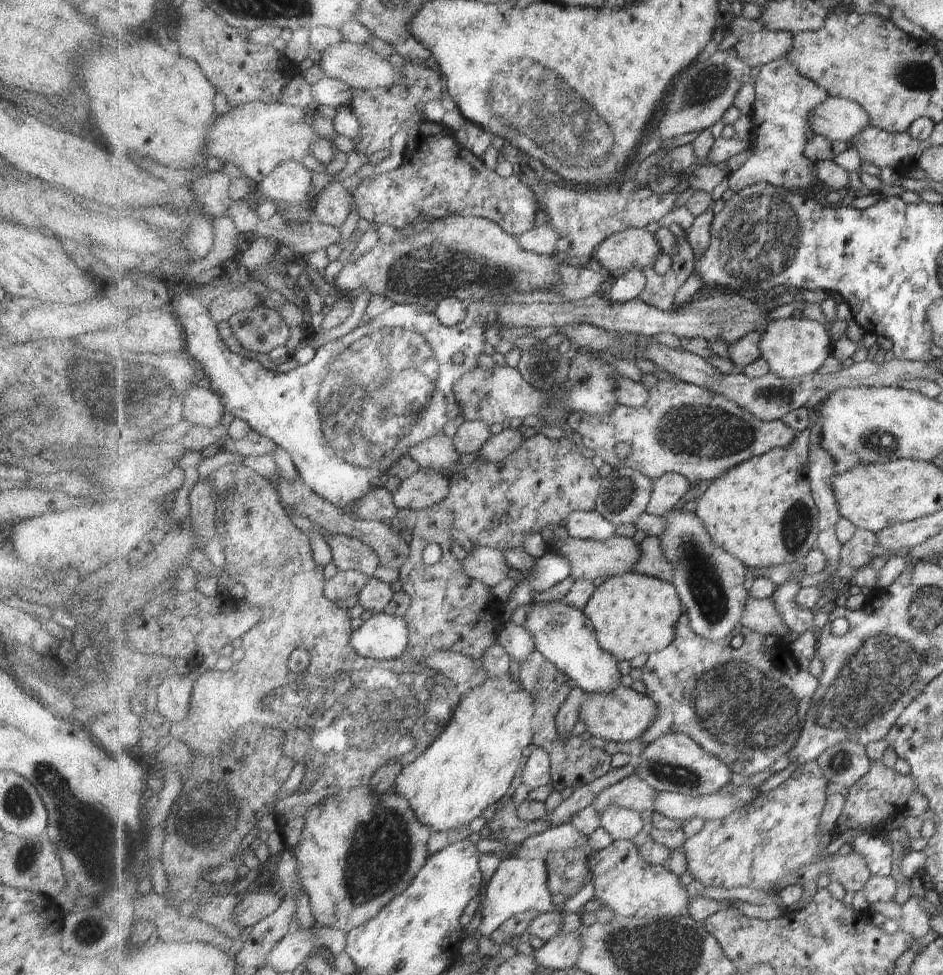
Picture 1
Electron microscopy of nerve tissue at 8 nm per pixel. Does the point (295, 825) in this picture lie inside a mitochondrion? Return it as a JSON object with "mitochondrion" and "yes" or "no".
{"mitochondrion":"no"}

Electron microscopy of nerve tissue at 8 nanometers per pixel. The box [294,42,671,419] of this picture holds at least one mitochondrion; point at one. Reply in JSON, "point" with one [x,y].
{"point":[516,100]}

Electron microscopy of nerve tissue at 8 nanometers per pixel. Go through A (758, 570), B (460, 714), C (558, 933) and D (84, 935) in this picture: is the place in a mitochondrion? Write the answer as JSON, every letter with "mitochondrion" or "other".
{"A":"other","B":"mitochondrion","C":"other","D":"mitochondrion"}

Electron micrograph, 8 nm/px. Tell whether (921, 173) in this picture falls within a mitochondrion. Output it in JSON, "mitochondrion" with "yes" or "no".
{"mitochondrion":"no"}

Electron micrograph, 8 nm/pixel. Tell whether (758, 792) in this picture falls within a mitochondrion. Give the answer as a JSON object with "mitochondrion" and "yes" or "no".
{"mitochondrion":"no"}

